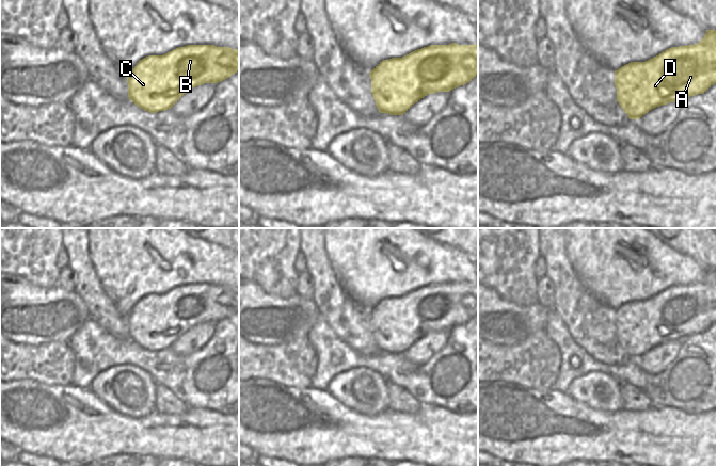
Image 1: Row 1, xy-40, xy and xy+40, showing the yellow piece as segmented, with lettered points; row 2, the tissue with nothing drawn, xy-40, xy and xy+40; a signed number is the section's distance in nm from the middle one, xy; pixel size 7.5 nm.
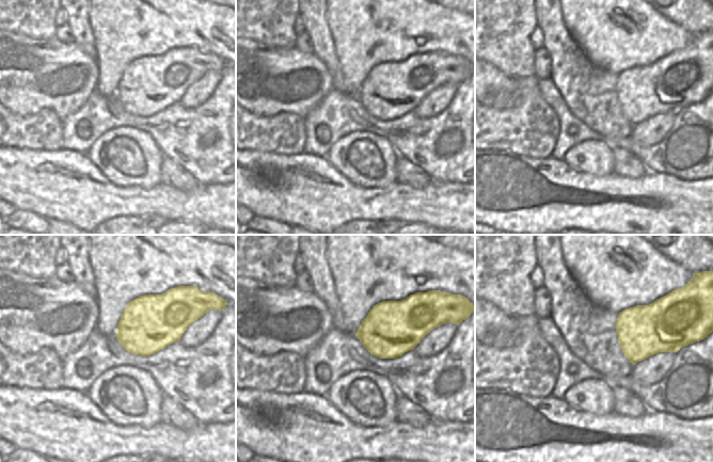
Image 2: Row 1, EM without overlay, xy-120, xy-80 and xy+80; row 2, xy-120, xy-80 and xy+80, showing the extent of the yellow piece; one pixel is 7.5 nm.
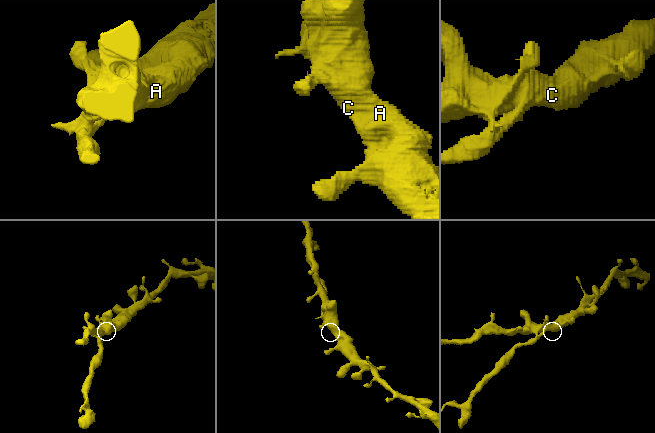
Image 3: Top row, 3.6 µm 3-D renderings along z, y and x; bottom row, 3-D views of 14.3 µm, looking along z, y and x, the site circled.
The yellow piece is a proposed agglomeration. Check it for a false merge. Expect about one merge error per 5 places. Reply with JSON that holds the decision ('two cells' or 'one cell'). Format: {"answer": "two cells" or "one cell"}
{"answer": "one cell"}

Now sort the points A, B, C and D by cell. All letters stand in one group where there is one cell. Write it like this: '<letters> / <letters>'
A B C D

